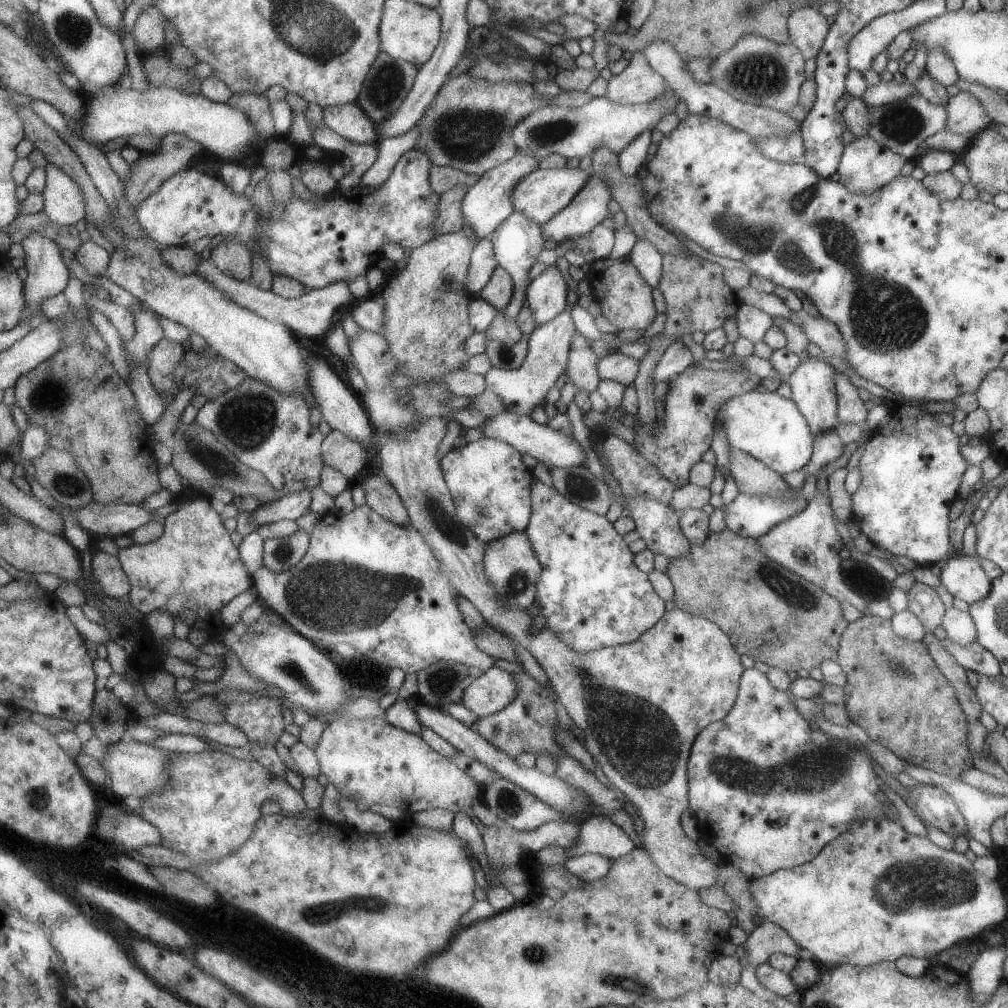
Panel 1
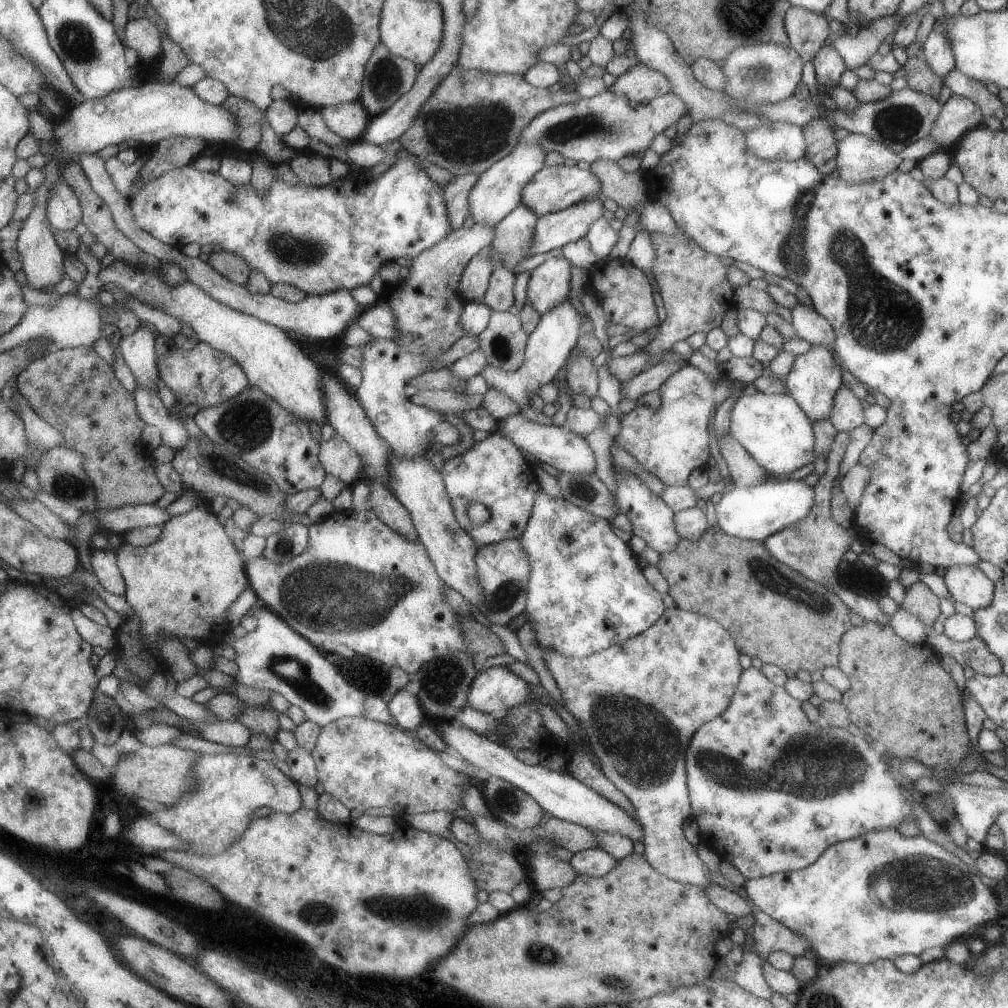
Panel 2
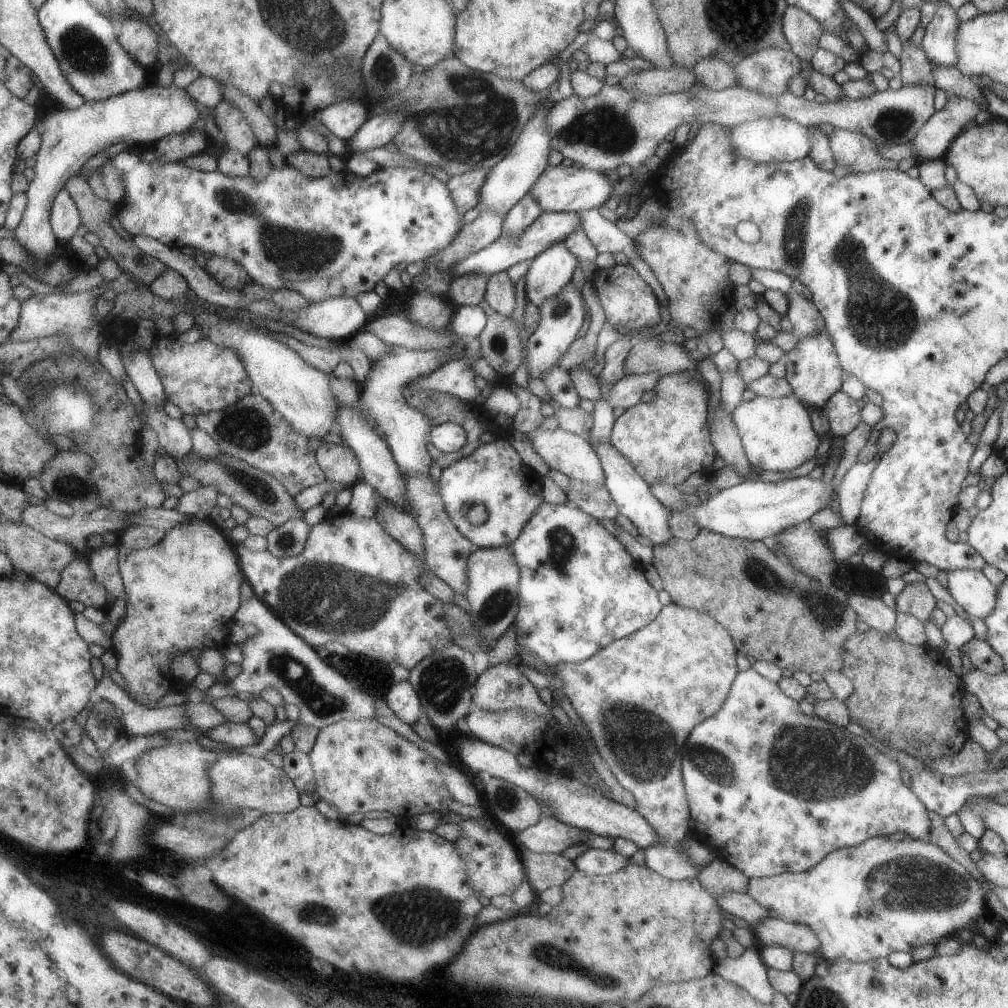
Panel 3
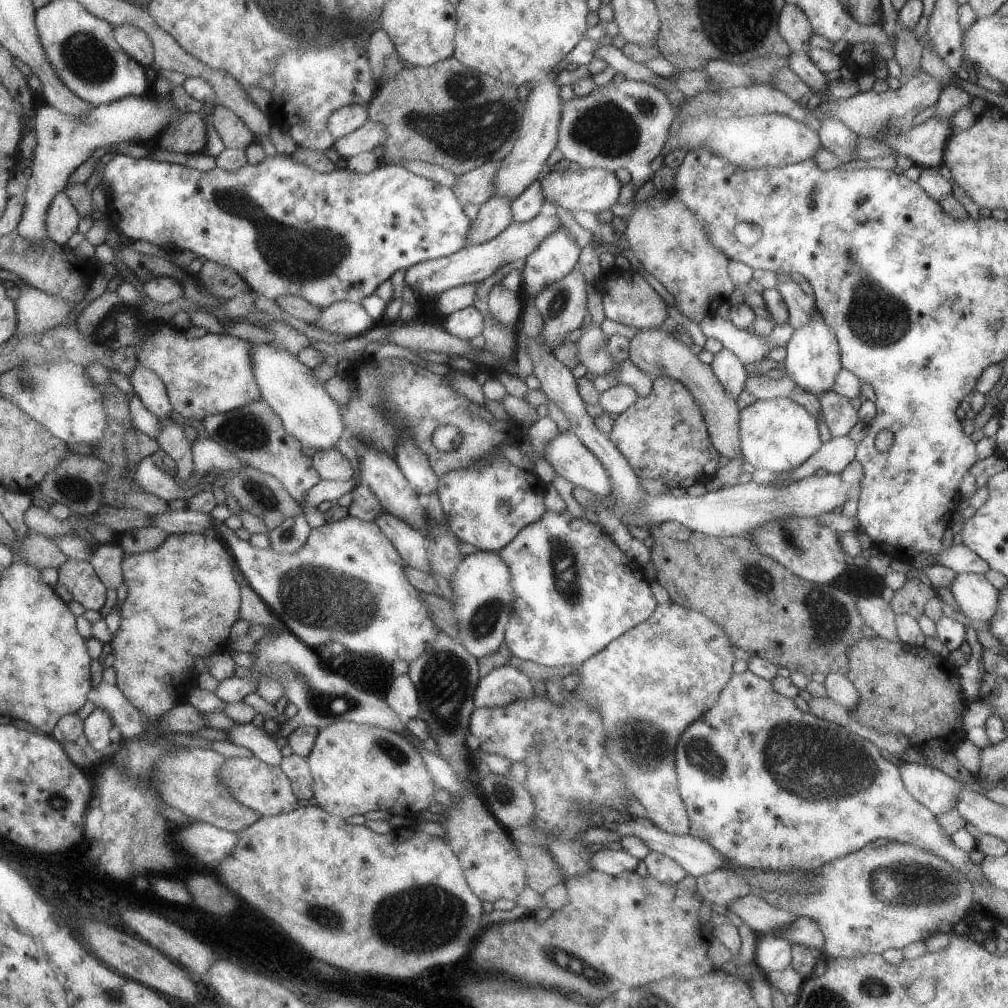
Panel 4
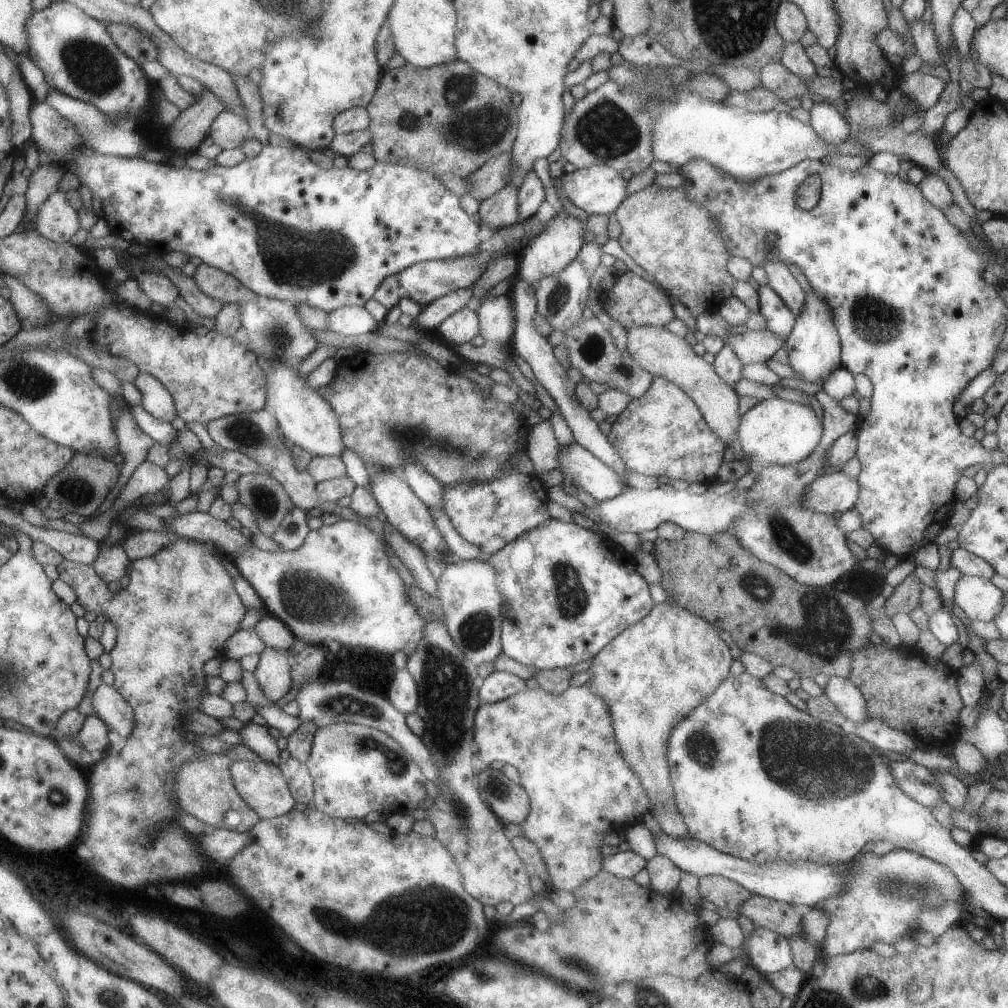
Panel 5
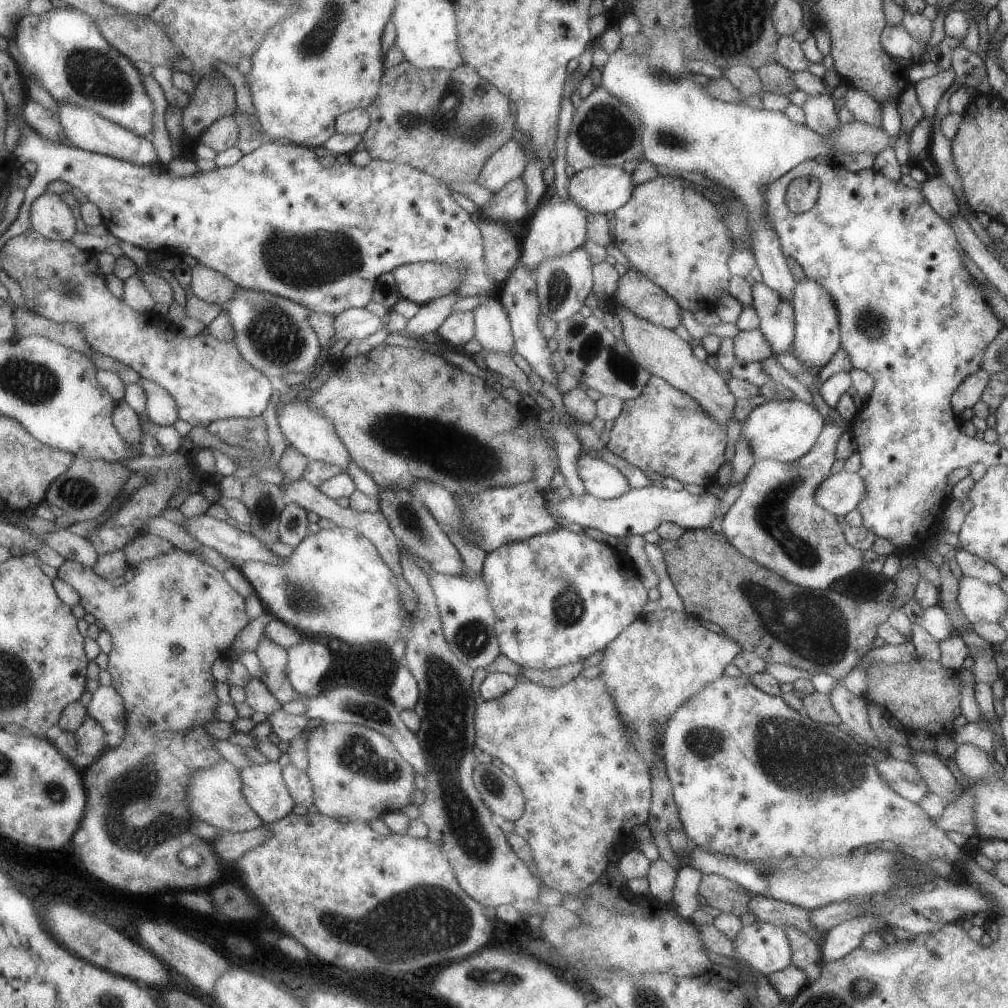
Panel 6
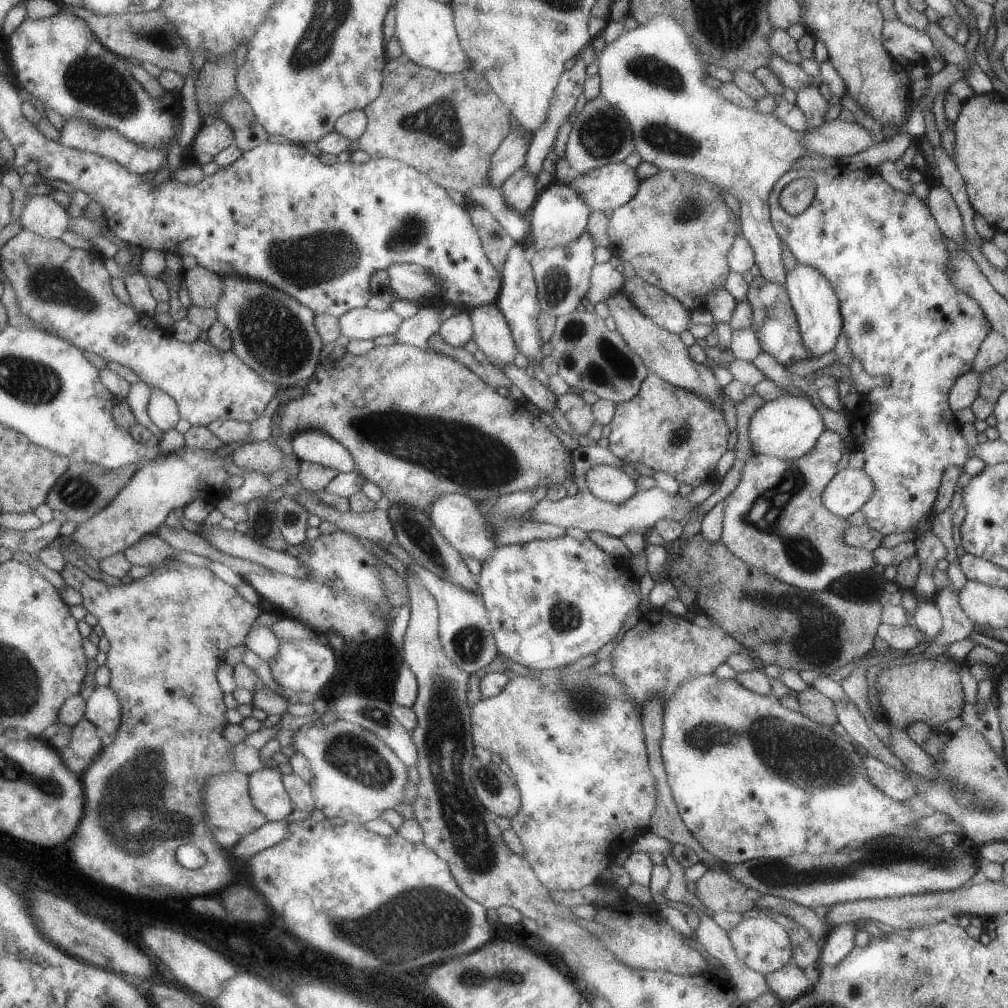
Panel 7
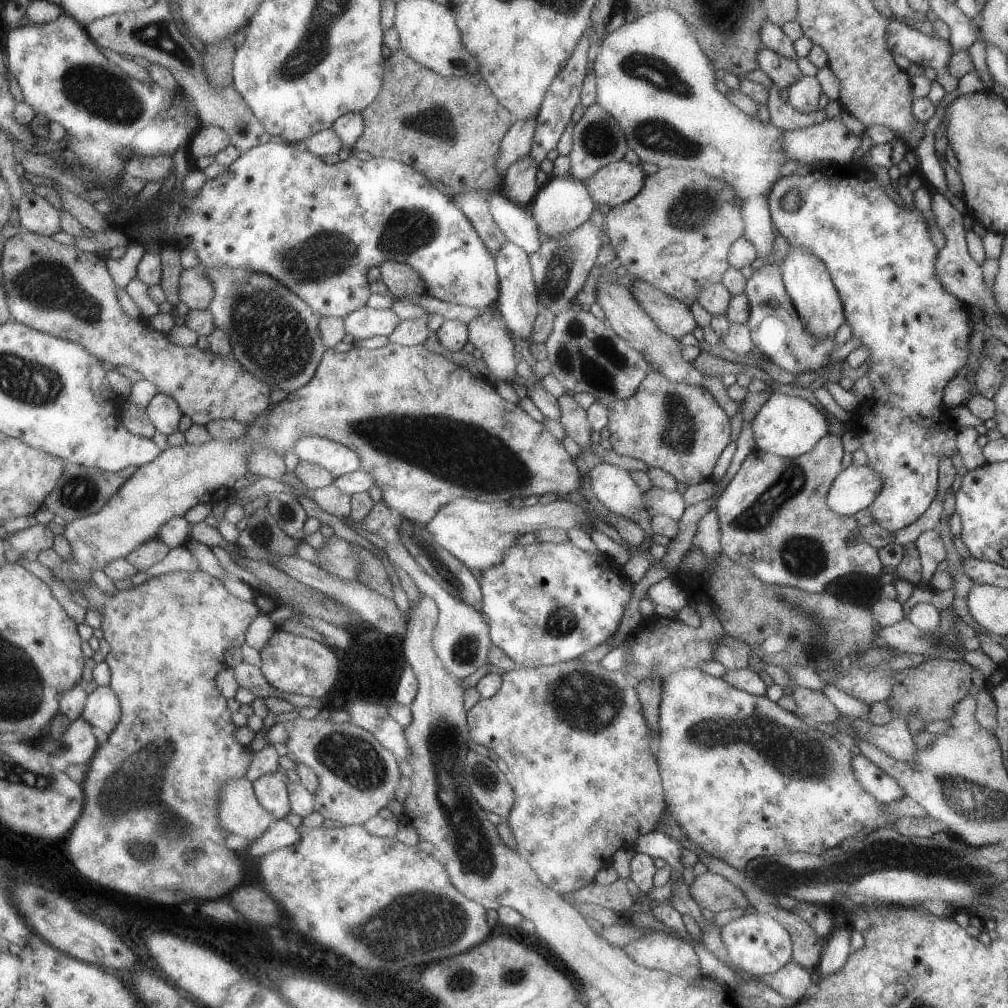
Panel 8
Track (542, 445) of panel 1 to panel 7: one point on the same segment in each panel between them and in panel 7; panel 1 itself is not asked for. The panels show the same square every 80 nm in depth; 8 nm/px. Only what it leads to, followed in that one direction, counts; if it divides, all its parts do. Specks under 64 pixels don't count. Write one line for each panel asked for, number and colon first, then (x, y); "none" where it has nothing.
2: (560, 447)
3: (569, 453)
4: (568, 455)
5: (579, 466)
6: (604, 481)
7: (609, 483)

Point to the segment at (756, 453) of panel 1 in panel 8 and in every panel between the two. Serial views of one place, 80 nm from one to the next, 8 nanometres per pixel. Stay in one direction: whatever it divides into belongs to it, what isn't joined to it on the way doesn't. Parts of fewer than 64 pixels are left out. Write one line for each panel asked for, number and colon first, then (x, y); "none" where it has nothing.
2: (773, 428)
3: (777, 433)
4: (779, 434)
5: (775, 430)
6: (785, 430)
7: (788, 427)
8: (787, 426)

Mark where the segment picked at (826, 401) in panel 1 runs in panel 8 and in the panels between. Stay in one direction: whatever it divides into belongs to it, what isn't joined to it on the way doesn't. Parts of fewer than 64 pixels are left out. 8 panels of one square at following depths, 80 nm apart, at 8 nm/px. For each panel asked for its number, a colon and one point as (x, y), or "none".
2: (815, 377)
3: (813, 368)
4: (813, 361)
5: (814, 347)
6: (817, 338)
7: (813, 299)
8: (807, 280)

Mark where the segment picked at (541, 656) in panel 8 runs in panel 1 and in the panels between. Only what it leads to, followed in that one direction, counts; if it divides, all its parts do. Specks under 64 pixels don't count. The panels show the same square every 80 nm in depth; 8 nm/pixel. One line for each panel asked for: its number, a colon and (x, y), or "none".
1: (593, 595)
2: (585, 592)
3: (580, 589)
4: (575, 591)
5: (567, 591)
6: (560, 596)
7: (550, 601)

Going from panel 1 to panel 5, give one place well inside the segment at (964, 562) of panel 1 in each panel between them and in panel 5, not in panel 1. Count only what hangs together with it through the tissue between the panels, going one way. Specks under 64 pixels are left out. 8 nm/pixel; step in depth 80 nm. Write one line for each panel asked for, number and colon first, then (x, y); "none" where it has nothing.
2: (966, 583)
3: (970, 588)
4: (978, 599)
5: (981, 600)

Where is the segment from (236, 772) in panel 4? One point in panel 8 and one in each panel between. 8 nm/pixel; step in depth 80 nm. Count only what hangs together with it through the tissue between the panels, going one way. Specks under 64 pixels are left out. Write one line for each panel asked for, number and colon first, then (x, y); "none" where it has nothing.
5: (264, 785)
6: (266, 787)
7: (268, 788)
8: (273, 790)

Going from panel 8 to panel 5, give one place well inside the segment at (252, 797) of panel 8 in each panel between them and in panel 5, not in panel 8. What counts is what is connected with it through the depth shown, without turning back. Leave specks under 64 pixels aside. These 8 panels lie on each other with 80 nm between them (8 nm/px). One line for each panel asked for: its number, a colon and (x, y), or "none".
5: (205, 788)
6: (217, 796)
7: (229, 804)

